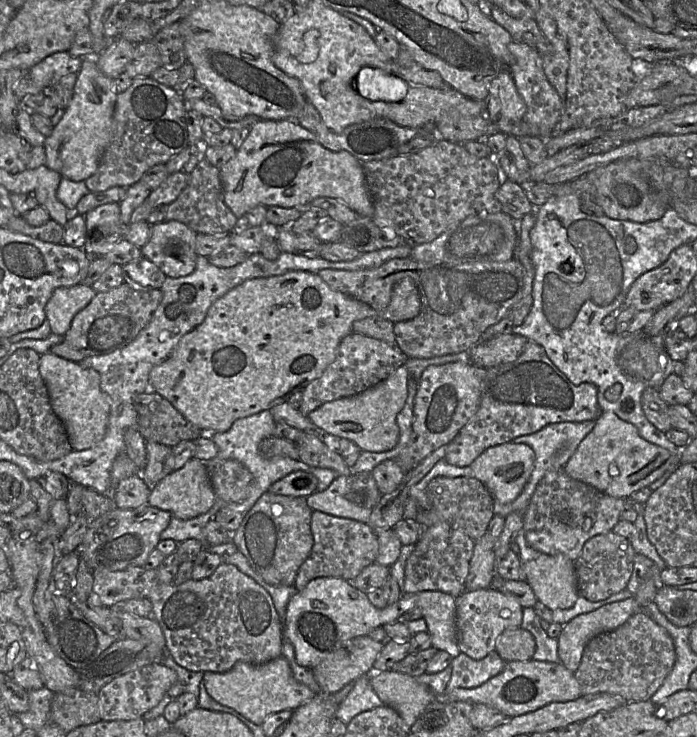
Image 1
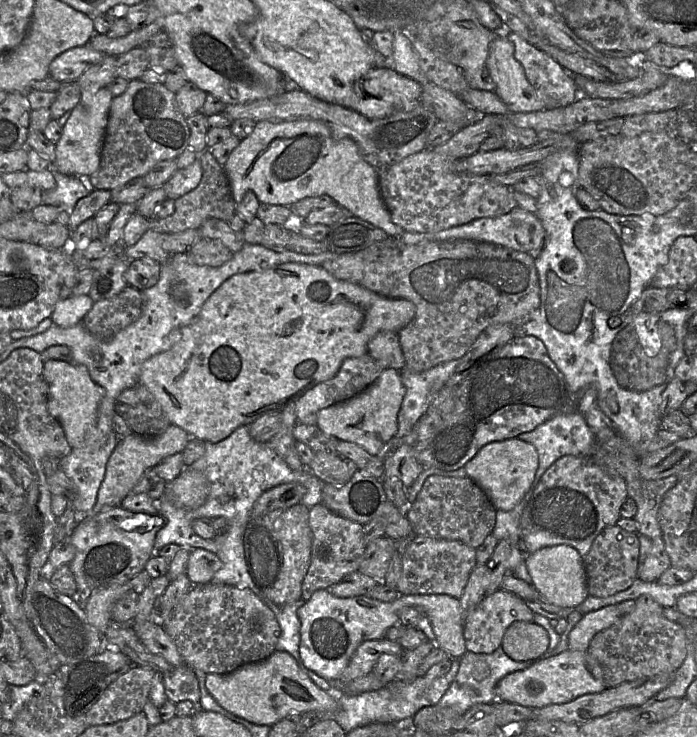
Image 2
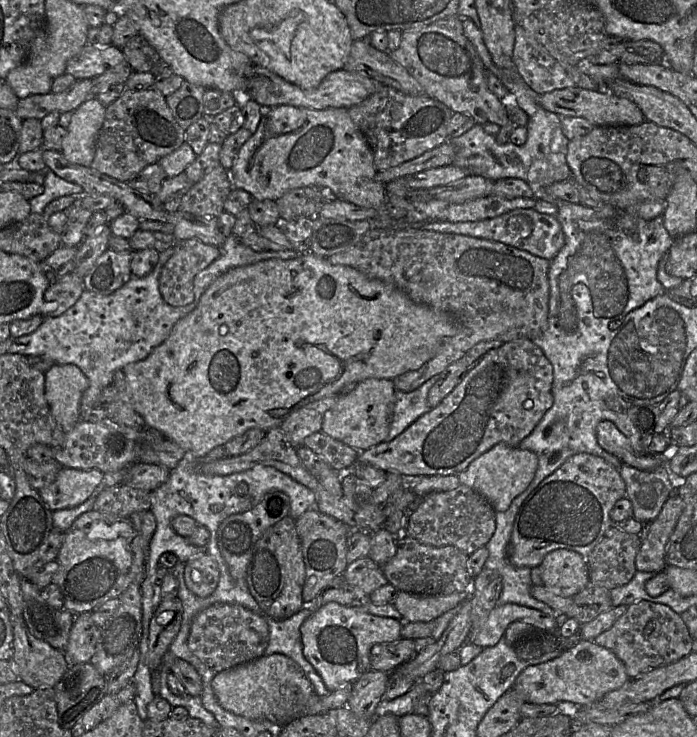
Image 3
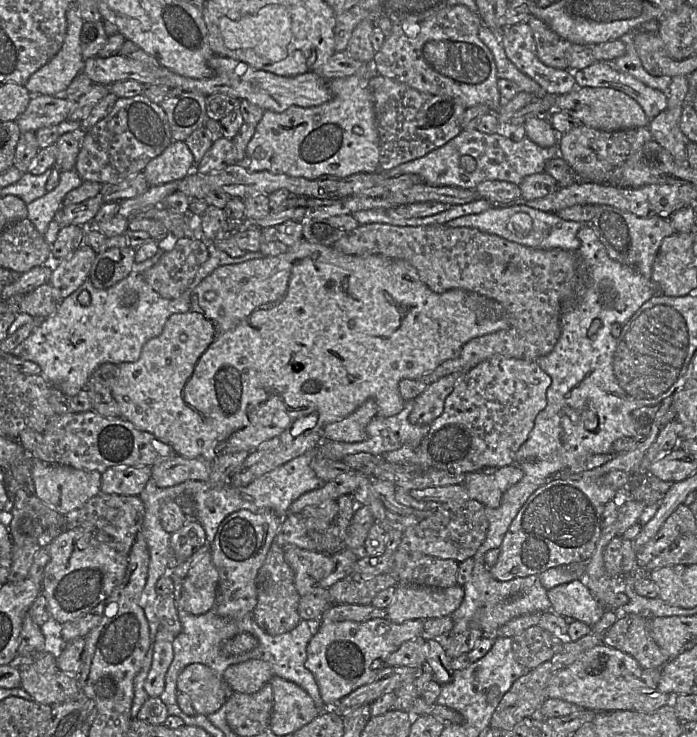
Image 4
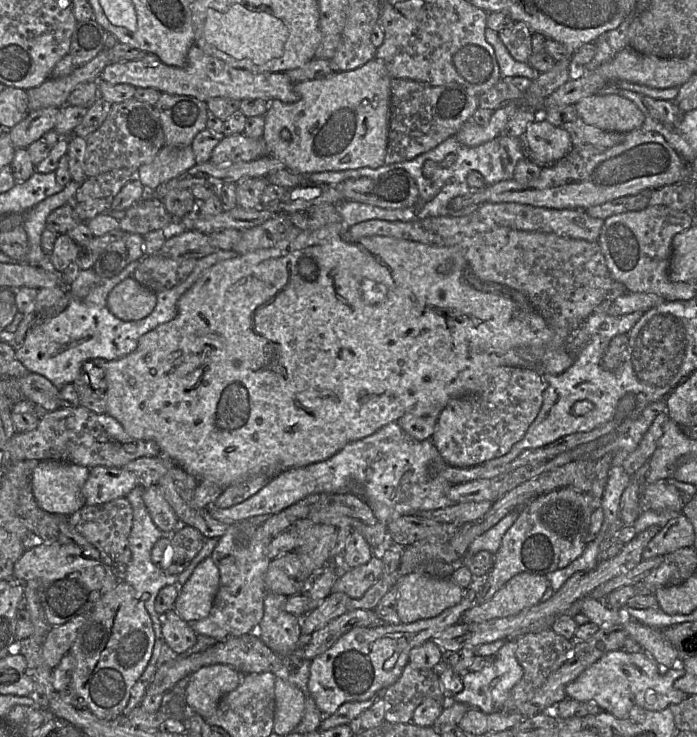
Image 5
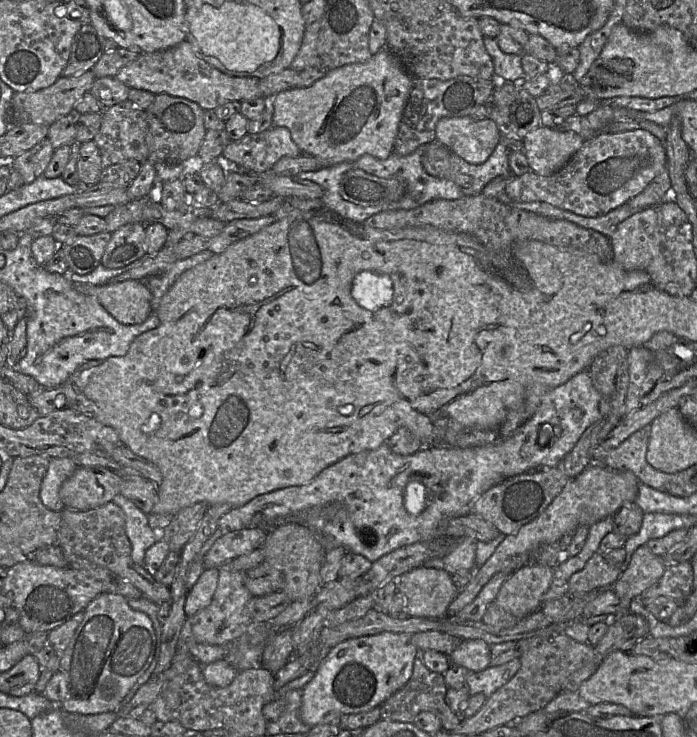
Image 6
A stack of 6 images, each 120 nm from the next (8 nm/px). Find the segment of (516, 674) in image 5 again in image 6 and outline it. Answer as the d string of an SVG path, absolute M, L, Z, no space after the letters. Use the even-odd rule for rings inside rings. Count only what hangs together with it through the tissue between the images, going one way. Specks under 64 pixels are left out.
M515 658L499 666L489 666L480 672L469 672L466 678L466 686L470 696L482 693L487 698L490 697L508 683L520 668L520 658Z

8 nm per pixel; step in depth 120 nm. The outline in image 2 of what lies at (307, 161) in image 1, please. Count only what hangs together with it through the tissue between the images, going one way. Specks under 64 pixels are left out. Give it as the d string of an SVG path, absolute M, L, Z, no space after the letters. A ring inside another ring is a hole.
M319 120L258 121L252 133L242 139L231 152L223 167L236 204L242 201L247 191L253 191L260 203L289 207L305 197L326 194L338 205L349 210L353 216L382 229L389 237L400 237L405 232L391 220L380 194L377 169L362 158L357 144L352 139L334 140L329 128Z

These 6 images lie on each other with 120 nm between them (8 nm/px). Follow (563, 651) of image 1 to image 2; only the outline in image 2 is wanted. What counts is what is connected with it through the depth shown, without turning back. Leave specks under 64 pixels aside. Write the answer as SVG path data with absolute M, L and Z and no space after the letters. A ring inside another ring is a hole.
M609 605L583 615L569 633L569 649L586 652L597 633L611 627L620 619L618 605Z

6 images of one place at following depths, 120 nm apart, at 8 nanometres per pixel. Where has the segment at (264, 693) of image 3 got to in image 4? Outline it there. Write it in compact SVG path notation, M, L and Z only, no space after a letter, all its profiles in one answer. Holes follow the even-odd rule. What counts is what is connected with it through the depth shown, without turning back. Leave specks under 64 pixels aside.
M257 659L230 665L223 679L233 692L255 693L274 677L270 663Z

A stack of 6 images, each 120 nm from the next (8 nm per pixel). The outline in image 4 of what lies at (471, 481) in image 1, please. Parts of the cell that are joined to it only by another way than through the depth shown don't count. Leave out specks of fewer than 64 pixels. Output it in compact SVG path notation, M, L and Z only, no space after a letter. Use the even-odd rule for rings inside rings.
M475 499L441 503L429 517L421 519L403 533L398 551L421 552L440 559L452 559L460 564L473 557L486 538L489 522L485 508Z

